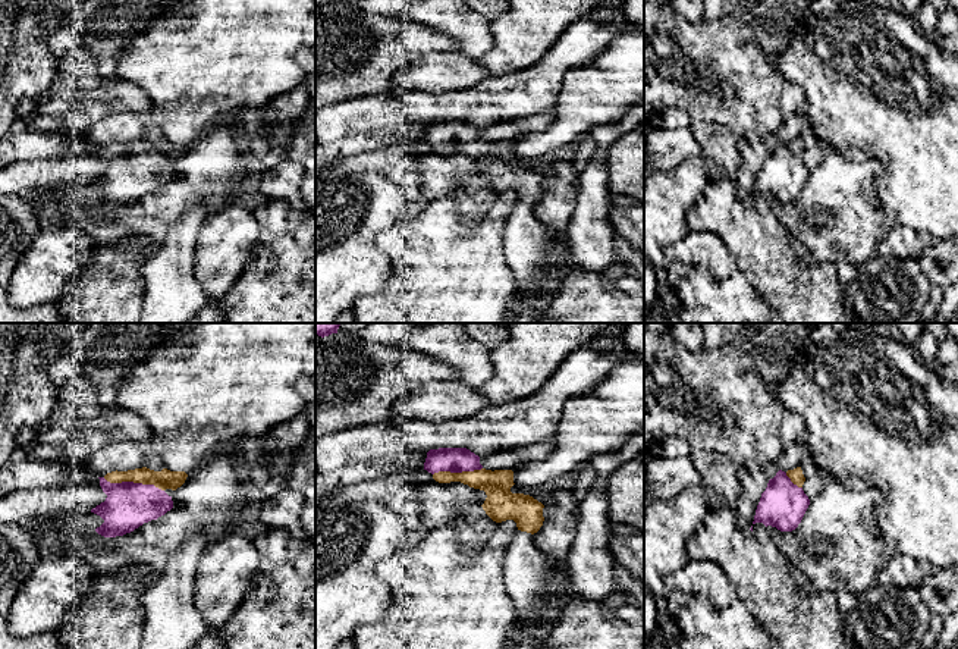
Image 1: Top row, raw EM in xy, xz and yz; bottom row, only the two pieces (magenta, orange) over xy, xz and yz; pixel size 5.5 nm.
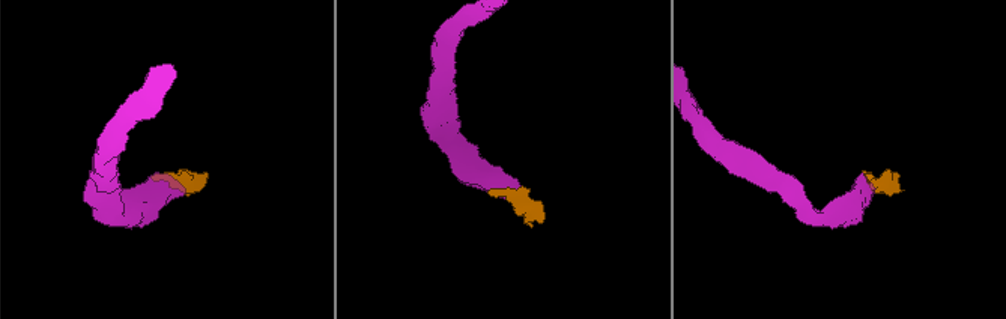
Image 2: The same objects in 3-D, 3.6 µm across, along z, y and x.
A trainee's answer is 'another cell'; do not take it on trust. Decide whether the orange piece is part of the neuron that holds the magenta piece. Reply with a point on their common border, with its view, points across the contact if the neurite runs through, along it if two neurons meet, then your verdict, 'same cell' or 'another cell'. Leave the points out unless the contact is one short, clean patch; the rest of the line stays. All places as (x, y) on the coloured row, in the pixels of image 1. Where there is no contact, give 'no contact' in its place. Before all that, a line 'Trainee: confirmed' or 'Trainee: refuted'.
Trainee: refuted
meets magenta in xy at (132, 482); runs through xy (128, 505), (132, 499), (132, 482), (159, 482), (165, 479); same cell

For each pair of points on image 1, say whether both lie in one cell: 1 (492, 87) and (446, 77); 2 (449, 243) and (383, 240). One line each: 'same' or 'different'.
1: different
2: same

